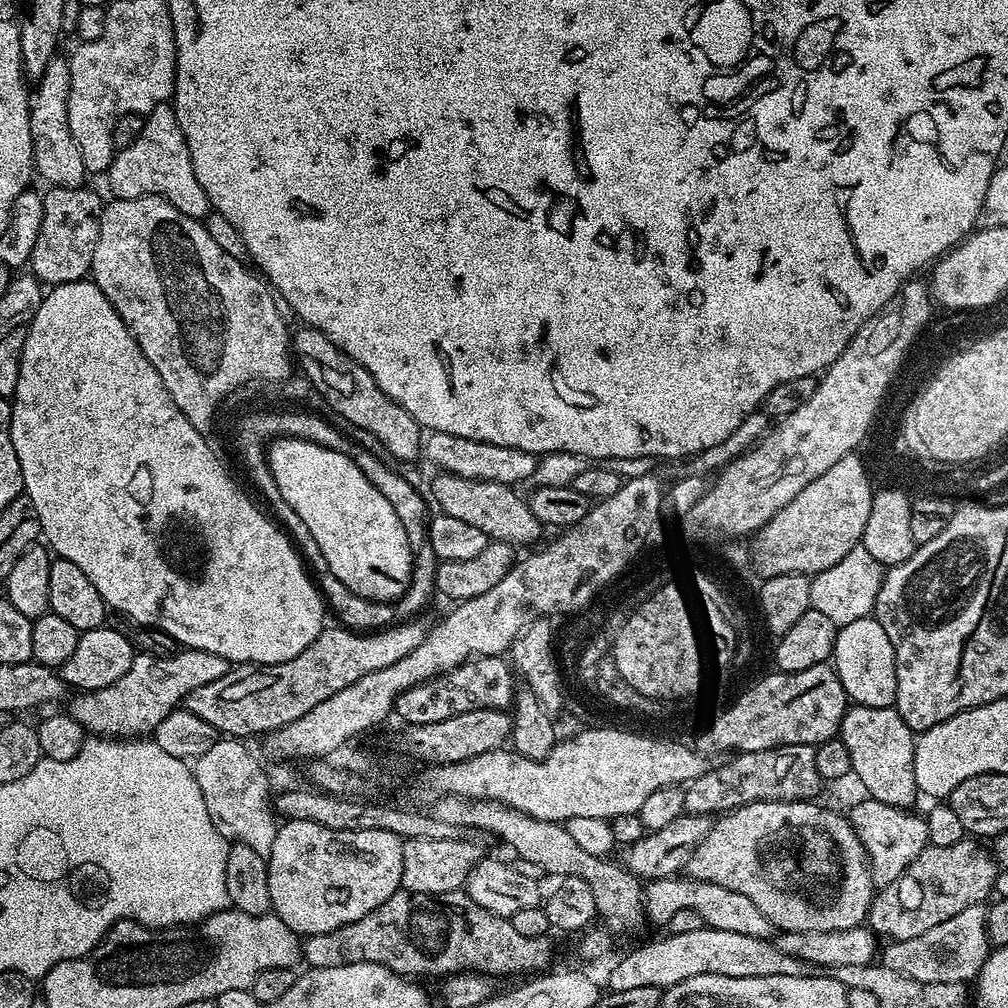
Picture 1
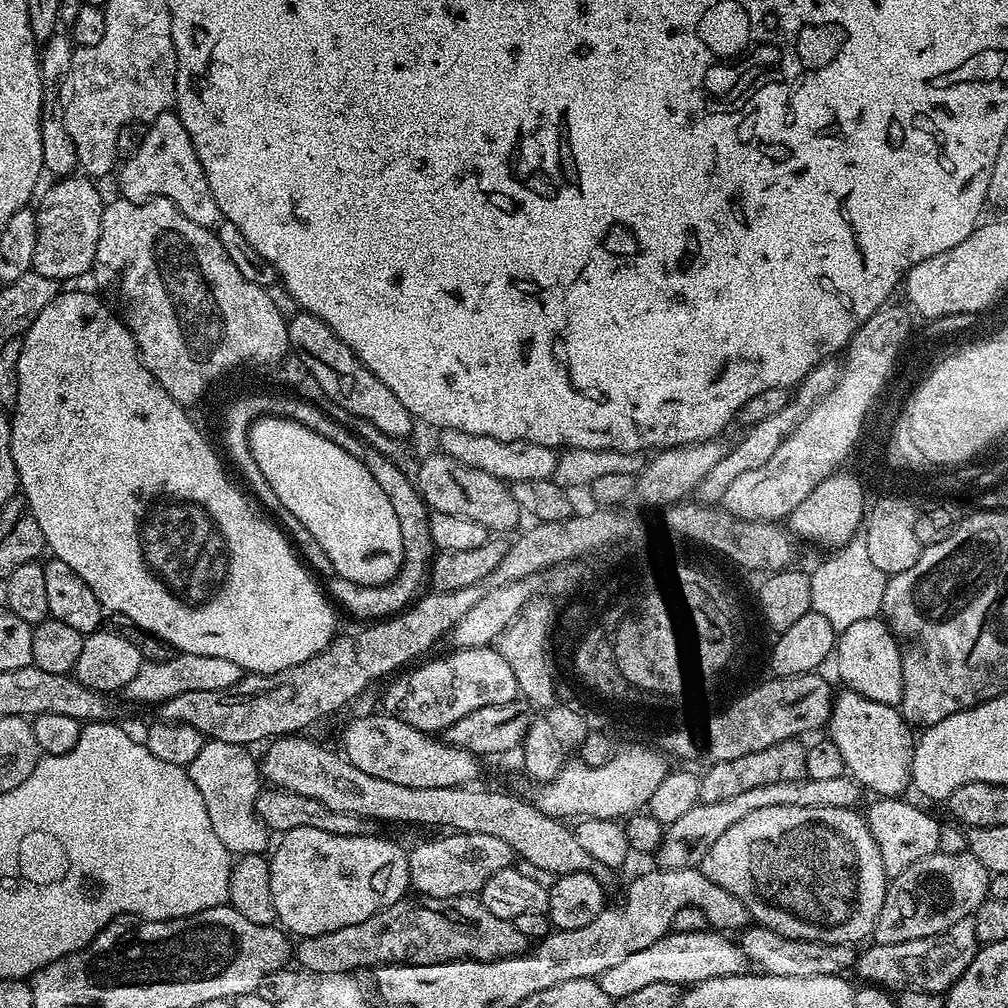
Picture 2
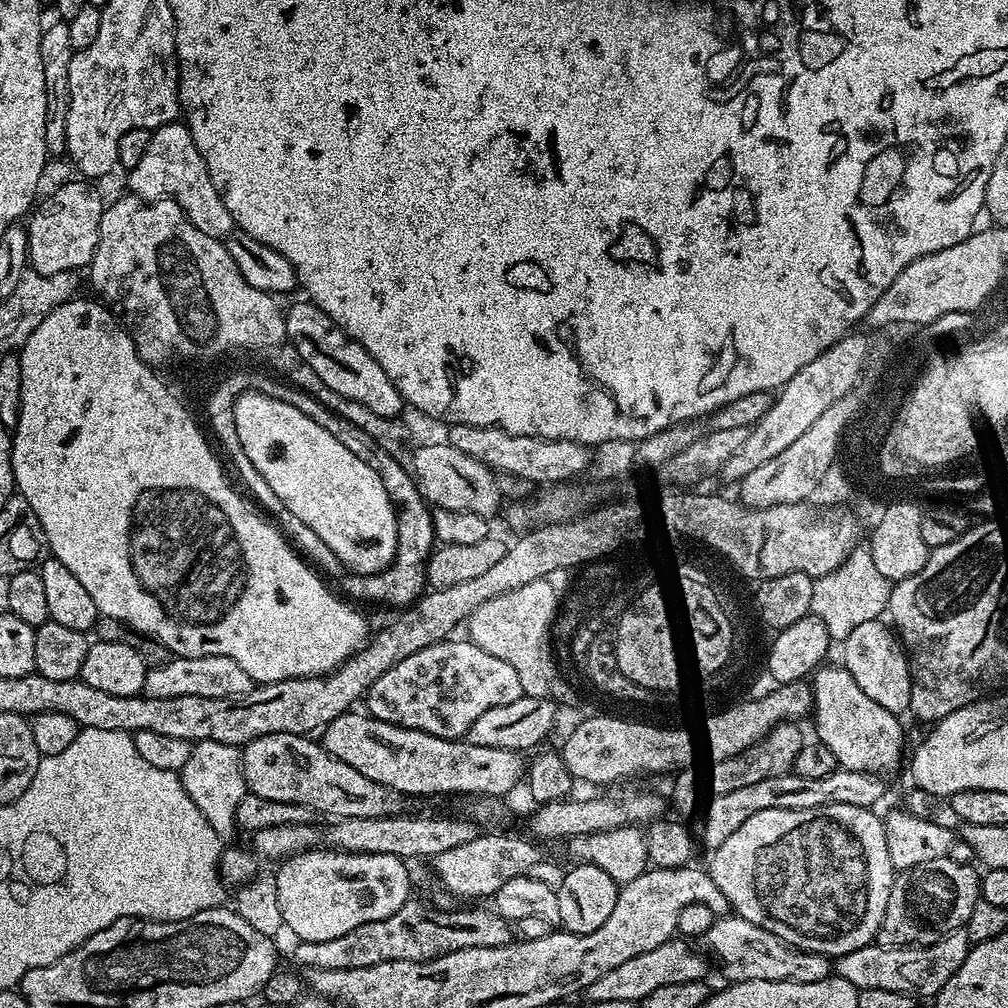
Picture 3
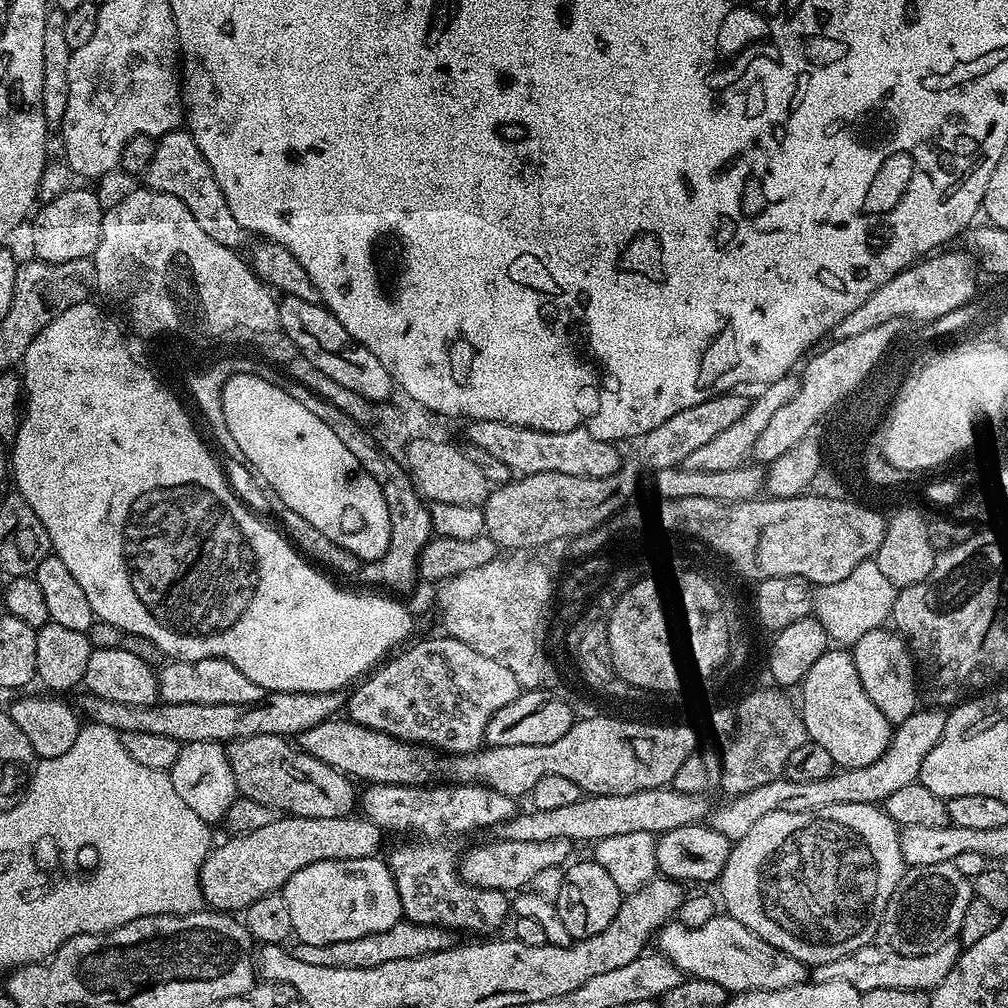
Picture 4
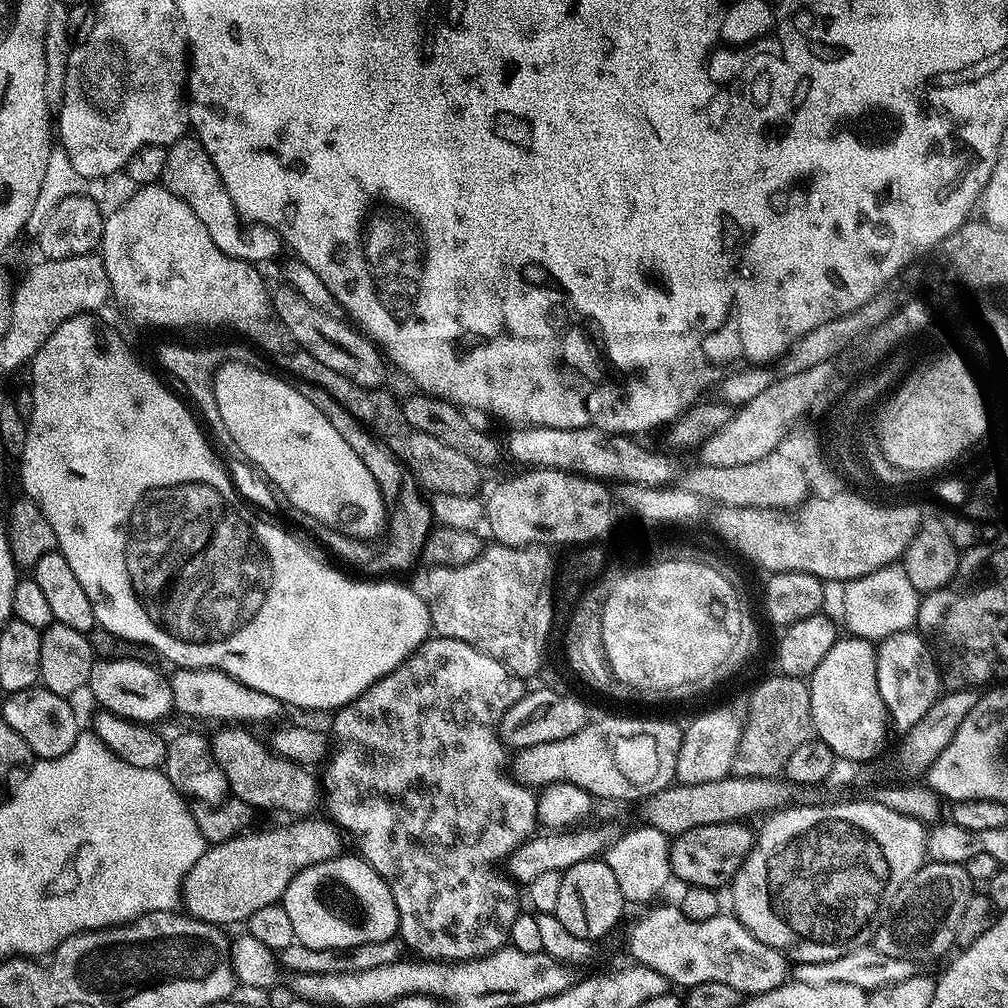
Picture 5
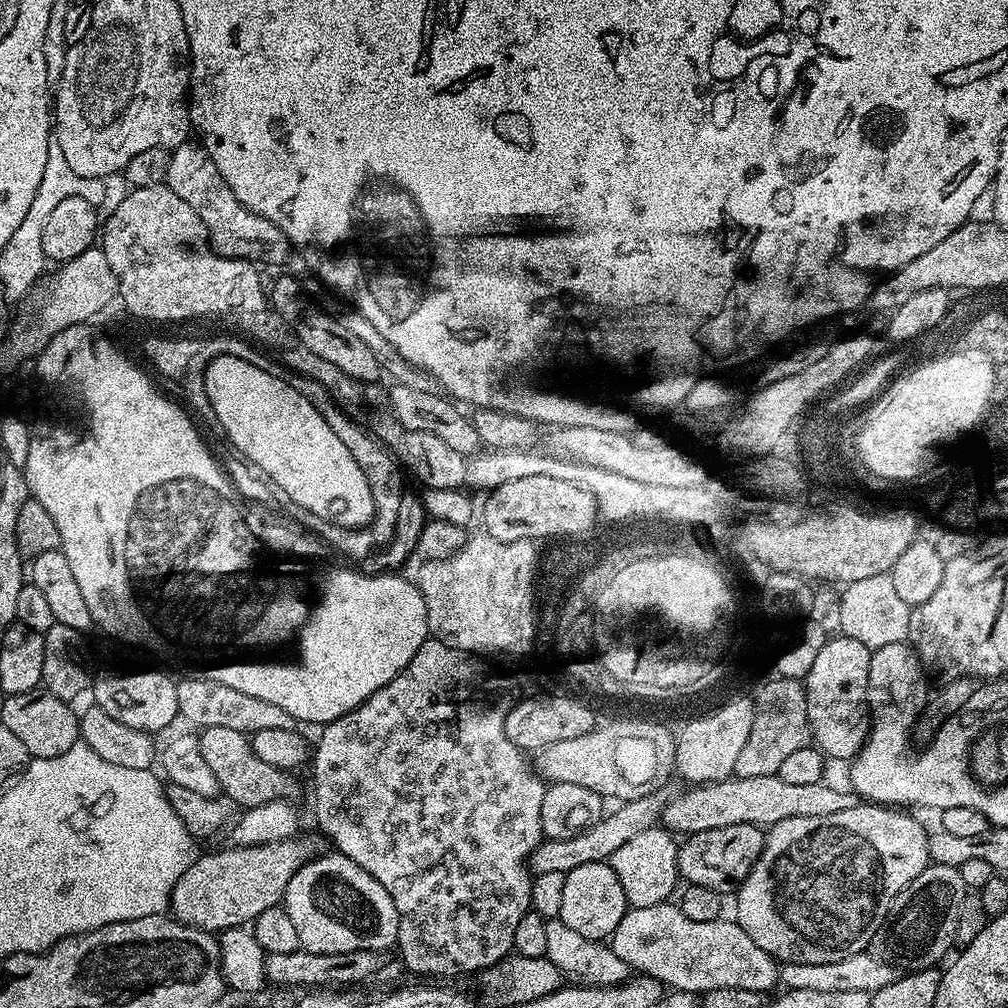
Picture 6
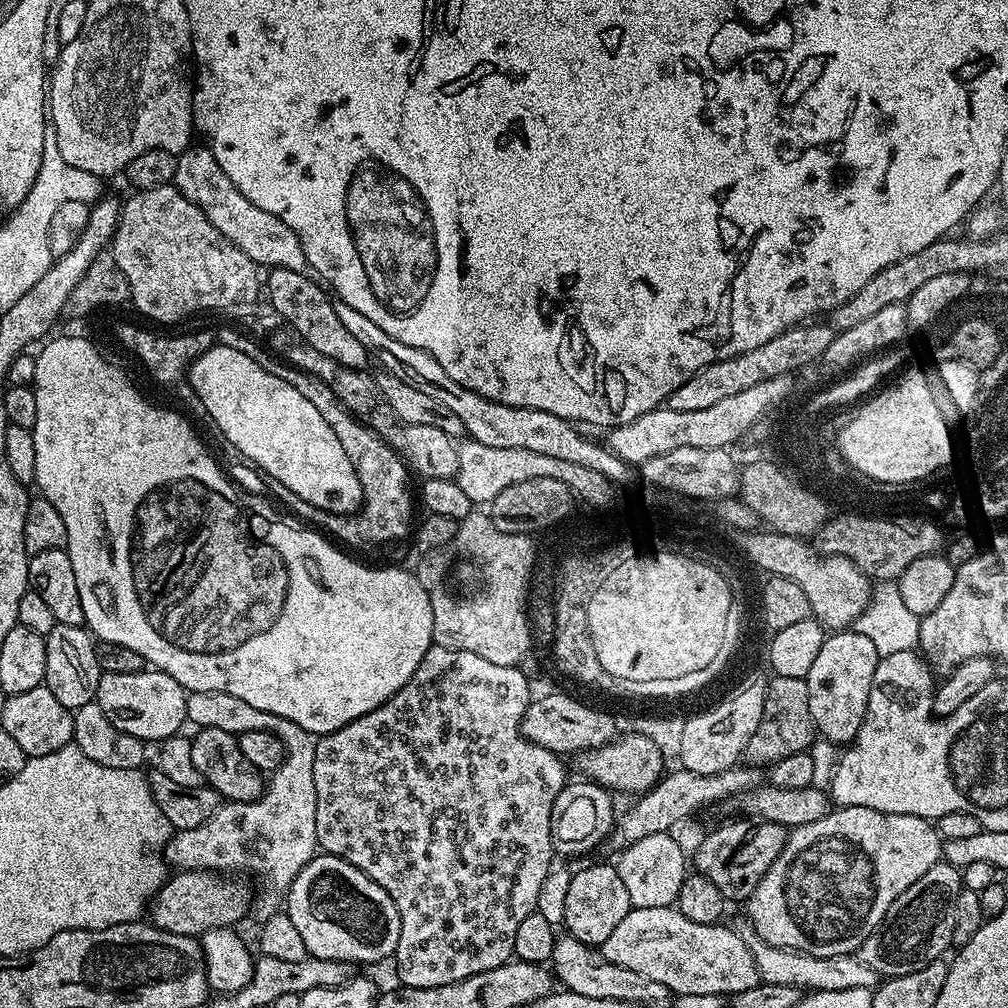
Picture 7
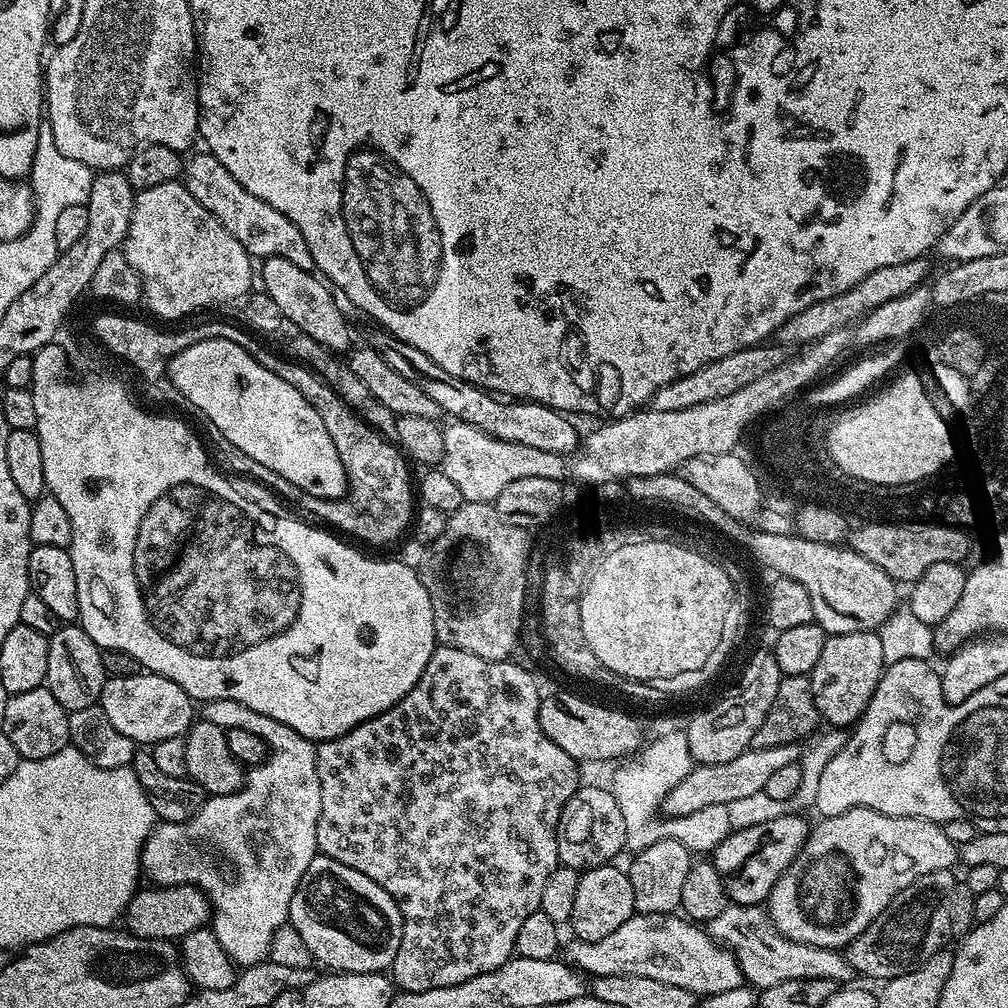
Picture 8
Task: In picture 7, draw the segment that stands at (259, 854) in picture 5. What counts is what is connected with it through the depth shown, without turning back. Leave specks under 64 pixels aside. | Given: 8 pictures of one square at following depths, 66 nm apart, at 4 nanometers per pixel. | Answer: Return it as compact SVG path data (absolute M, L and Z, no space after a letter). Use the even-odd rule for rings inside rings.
M180 870L169 875L163 886L152 897L150 923L155 928L170 930L172 934L186 934L197 938L215 928L232 928L248 912L248 896L232 880L235 879L218 872L186 872Z

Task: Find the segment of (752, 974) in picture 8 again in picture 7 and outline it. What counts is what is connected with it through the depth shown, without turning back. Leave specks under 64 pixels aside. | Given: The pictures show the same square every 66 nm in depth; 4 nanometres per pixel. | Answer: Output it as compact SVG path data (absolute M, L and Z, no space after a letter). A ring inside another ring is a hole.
M759 938L753 939L750 947L763 982L774 982L778 986L794 986L801 990L807 990L809 993L822 990L875 989L878 983L878 974L870 966L863 964L859 955L856 954L820 958L794 950L775 948Z

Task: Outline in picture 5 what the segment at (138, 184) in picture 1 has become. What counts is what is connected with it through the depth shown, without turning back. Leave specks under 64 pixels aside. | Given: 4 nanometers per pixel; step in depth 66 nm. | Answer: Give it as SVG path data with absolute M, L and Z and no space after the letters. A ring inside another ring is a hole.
M195 138L175 140L165 154L165 168L162 177L164 187L170 190L190 210L194 210L198 222L206 226L206 234L214 241L214 246L222 250L230 258L247 260L249 262L261 262L260 260L272 260L282 249L280 235L265 224L245 226L241 216L236 213L236 207L230 202L230 194L226 194L226 186L222 186L222 178L210 162L206 150ZM241 224L241 225L240 225ZM248 227L248 228L243 228Z

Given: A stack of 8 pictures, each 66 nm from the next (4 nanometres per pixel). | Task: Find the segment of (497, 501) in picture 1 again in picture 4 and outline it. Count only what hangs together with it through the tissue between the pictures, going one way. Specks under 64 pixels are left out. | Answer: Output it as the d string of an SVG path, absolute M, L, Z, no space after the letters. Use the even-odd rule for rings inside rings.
M409 439L407 448L403 449L402 460L406 465L406 471L412 478L412 483L416 485L416 491L428 502L458 502L458 506L483 505L488 499L490 491L489 482L478 470L474 463L470 462L467 451L455 448L451 442L428 441L419 439Z

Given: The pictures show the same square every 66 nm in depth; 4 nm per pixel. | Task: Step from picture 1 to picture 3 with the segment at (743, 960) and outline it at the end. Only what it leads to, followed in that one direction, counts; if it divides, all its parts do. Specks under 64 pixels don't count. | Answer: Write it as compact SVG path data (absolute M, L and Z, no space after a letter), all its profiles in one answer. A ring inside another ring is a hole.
M673 938L662 946L657 946L655 950L646 950L646 954L638 954L638 958L630 958L627 962L622 962L622 966L602 974L598 982L594 982L586 989L587 999L602 1002L611 1000L639 1002L646 998L646 994L651 994L653 990L658 990L662 986L671 986L673 982L704 980L707 977L708 964L688 944L691 943L680 938Z

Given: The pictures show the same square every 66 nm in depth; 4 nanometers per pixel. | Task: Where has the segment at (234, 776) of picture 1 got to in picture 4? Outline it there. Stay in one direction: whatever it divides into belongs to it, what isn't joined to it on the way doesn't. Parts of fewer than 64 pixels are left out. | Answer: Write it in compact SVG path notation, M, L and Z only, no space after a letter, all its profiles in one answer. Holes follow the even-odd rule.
M203 740L183 745L170 769L170 775L174 790L178 790L182 802L186 802L186 806L190 806L190 810L194 810L194 814L198 814L198 818L202 818L210 826L219 825L223 821L238 795L234 770L230 770L228 761L228 749L218 740Z

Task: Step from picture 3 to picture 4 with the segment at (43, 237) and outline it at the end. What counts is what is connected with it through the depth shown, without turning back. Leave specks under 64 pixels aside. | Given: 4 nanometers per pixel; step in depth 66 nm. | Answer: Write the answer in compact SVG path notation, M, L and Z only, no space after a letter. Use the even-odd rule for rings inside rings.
M73 186L58 198L45 200L35 209L31 217L32 224L32 252L31 255L37 260L44 260L47 264L61 264L62 262L74 262L74 258L87 260L96 255L98 242L102 238L102 218L104 217L105 205L100 205L100 200L88 188Z

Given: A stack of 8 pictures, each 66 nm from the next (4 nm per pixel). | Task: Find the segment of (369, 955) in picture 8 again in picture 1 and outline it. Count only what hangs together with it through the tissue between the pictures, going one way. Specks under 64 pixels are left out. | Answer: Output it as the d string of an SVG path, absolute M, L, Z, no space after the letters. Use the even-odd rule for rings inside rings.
M284 820L277 827L274 846L270 846L270 854L266 858L268 862L270 902L272 903L271 911L279 920L286 922L286 926L290 926L290 930L294 930L304 938L314 934L326 934L330 930L338 930L338 926L346 926L350 922L358 922L358 918L363 918L364 915L370 914L370 910L382 906L382 902L386 902L386 898L390 898L396 892L401 891L403 849L404 841L400 839L398 834L390 834L390 830L329 830L327 826L318 826L318 822Z

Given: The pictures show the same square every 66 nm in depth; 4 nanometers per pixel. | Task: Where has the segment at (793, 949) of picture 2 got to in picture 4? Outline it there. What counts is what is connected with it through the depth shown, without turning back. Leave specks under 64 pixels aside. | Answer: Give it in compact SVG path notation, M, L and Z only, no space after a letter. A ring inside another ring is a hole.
M717 914L706 922L706 926L693 928L669 922L660 929L658 944L659 940L659 955L674 962L685 977L697 976L718 982L718 986L725 988L729 994L782 990L805 983L810 976L809 965L798 962L798 958L790 958L790 954L770 946L770 942L762 942L758 934L746 930L742 922L727 914Z

